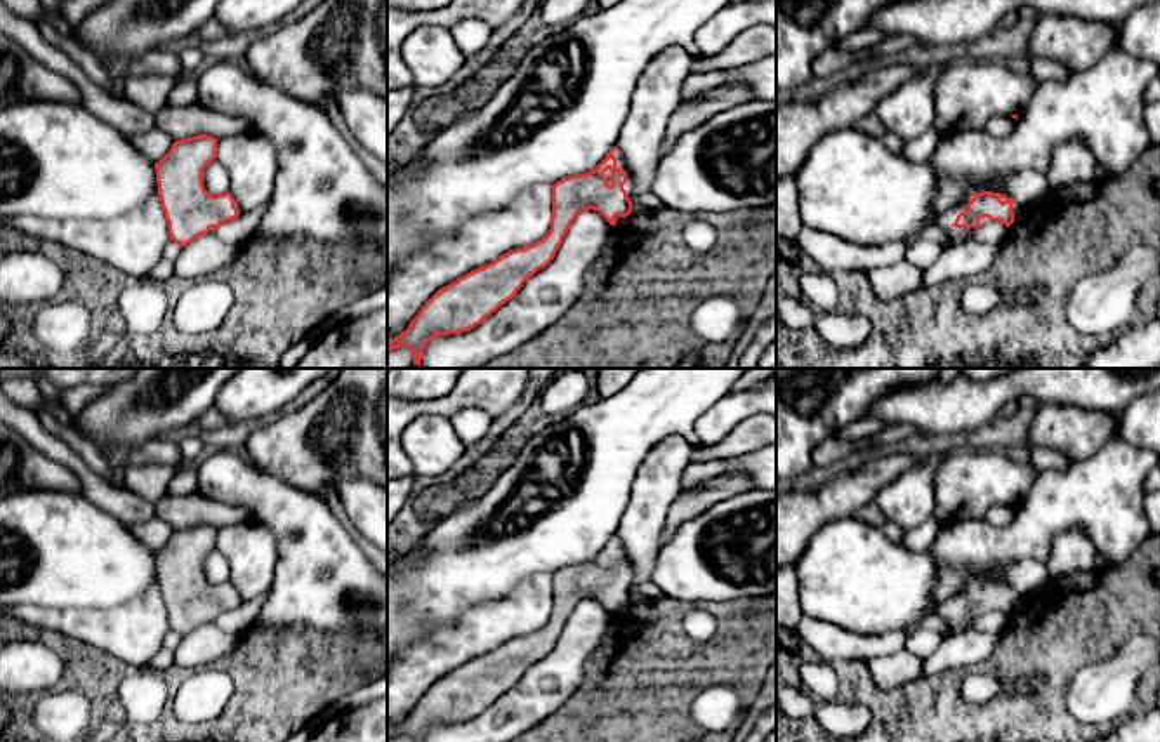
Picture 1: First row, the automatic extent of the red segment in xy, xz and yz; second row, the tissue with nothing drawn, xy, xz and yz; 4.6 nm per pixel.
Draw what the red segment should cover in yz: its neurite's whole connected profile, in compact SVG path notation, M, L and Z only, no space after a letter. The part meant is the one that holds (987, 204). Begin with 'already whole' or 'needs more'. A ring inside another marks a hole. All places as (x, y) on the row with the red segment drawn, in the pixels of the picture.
needs more; M992 191L972 193L960 205L939 215L938 224L960 245L966 242L967 233L979 226L983 217L999 221L1009 228L1018 210L1019 207L1014 200L1005 195Z

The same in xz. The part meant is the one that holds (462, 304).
needs more; M616 146L594 170L557 181L552 184L549 233L533 245L511 250L439 288L408 328L389 342L389 351L410 348L413 365L420 367L431 339L474 328L545 268L580 212L597 210L611 226L627 217L632 212L632 189L634 179Z

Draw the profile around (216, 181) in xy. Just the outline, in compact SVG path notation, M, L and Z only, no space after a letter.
M217 158L214 162L210 162L205 169L203 169L203 186L205 189L217 196L222 193L229 191L229 177L226 169L217 162Z

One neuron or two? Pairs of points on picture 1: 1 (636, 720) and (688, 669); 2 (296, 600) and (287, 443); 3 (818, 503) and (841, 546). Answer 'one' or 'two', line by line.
1: one
2: two
3: two

